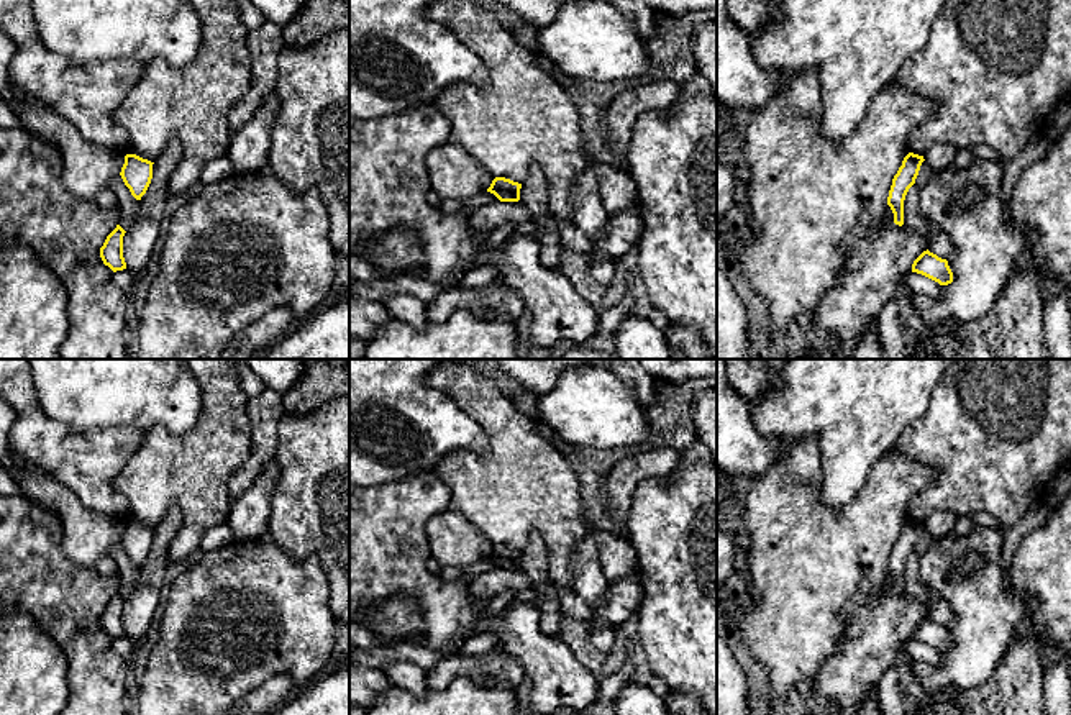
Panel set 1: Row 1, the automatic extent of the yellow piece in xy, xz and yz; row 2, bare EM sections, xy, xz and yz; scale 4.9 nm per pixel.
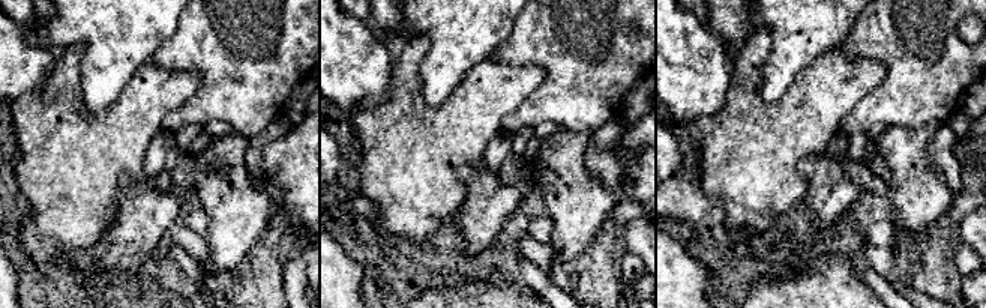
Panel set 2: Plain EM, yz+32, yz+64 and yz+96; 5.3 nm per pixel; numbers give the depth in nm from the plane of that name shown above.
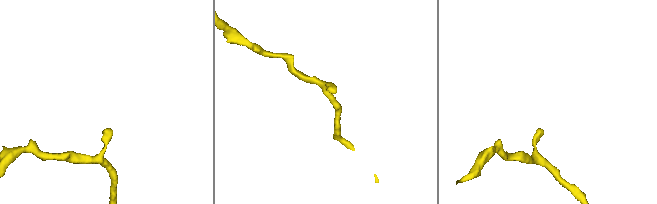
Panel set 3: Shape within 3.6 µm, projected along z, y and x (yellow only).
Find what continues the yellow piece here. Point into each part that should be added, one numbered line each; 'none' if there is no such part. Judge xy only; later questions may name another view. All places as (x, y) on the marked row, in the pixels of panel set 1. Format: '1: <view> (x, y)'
none

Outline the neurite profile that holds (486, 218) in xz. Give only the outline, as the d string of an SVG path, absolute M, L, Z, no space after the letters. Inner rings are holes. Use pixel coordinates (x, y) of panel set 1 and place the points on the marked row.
M494 202L484 207L472 208L469 226L477 233L490 233L505 221L528 221L533 215L520 202Z

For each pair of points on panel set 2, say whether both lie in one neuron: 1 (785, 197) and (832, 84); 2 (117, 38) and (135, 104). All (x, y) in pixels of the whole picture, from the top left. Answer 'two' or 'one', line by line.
1: one
2: two

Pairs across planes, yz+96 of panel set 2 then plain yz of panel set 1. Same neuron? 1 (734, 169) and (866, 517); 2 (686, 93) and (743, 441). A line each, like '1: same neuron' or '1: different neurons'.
1: same neuron
2: same neuron

